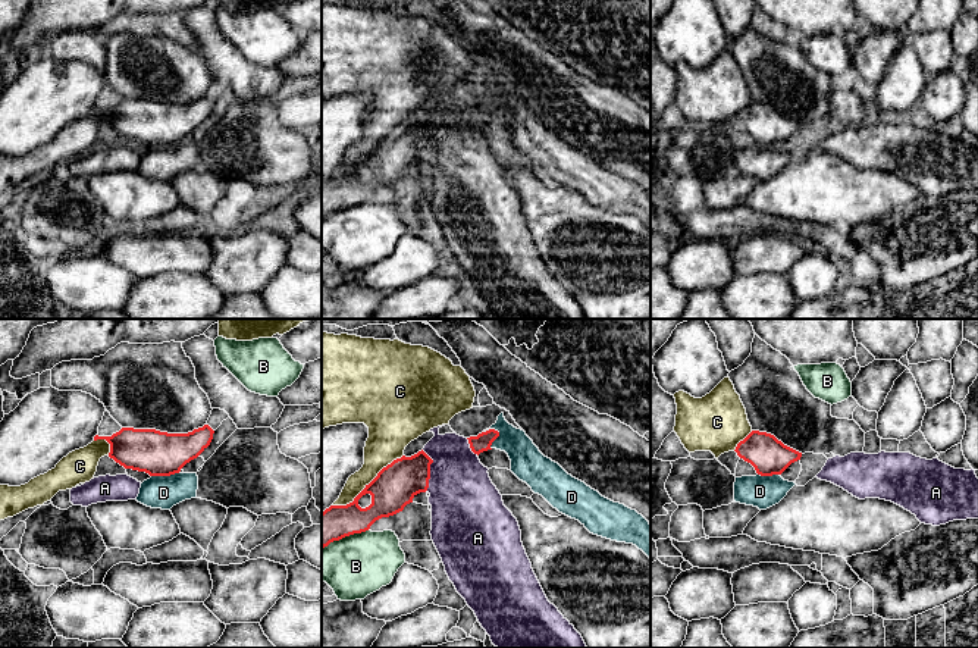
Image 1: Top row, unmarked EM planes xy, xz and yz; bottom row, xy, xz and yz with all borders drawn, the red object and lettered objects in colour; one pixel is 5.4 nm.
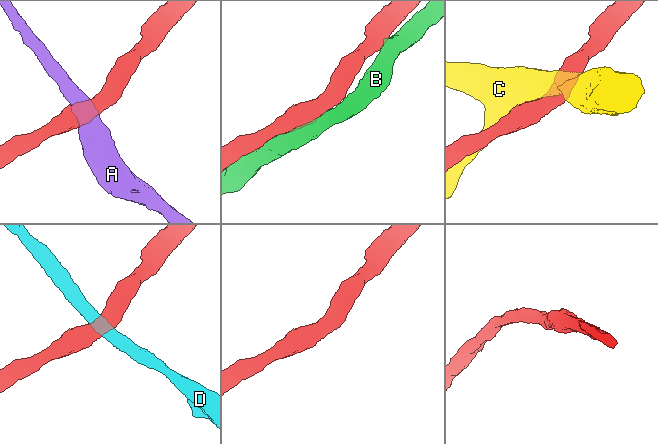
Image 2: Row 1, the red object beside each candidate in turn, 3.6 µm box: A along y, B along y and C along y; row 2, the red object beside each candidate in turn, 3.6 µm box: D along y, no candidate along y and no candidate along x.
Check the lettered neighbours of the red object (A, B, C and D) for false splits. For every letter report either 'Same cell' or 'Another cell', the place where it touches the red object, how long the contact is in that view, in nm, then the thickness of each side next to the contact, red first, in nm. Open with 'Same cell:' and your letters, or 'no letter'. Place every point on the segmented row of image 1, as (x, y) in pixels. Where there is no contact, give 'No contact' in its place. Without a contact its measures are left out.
Same cell: no letter
A: Another cell. Touches red at xz (429, 470). Shared border 220 nm. Thickness 240 nm (red) against 360 nm
B: Another cell. Touches red at xz (344, 537). Shared border 280 nm. Thickness 190 nm (red) against 340 nm
C: Another cell. Touches red at xz (367, 485). Shared border 480 nm. Thickness 240 nm (red) against 200 nm
D: Another cell. Touches red at xz (497, 437). Shared border 120 nm. Thickness 100 nm (red) against 190 nm

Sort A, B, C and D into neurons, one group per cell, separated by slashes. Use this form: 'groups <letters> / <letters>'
groups A D / B / C

